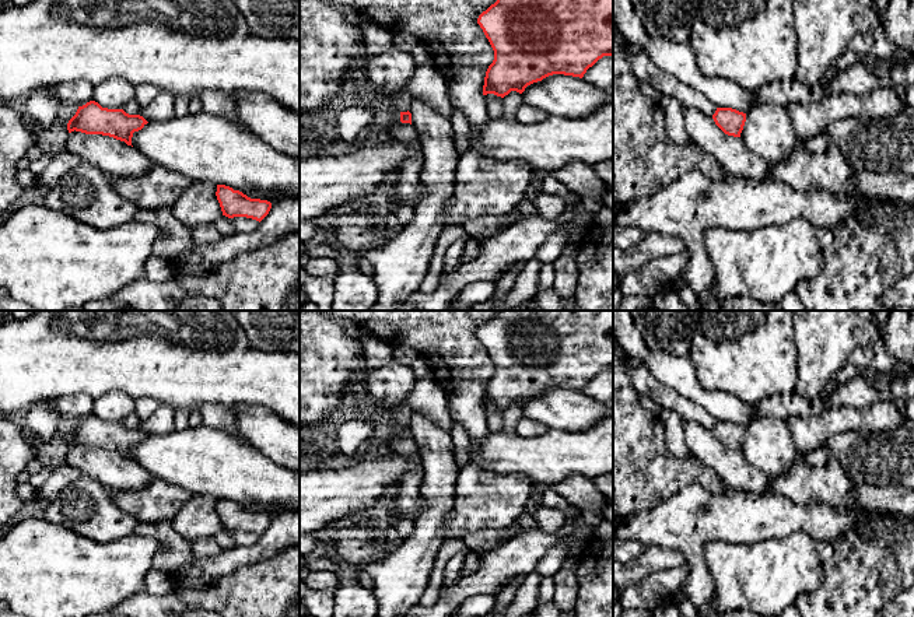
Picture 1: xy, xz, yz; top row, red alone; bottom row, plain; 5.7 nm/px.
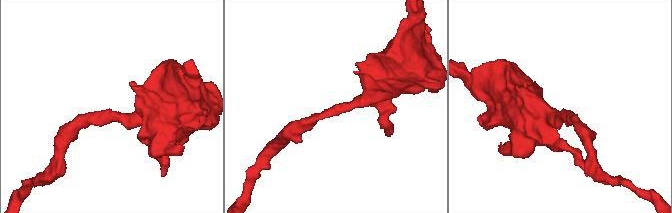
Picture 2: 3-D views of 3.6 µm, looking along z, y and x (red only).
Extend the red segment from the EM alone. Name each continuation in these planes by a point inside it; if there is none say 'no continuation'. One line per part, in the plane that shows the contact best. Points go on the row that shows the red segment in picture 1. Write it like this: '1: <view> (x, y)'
no continuation

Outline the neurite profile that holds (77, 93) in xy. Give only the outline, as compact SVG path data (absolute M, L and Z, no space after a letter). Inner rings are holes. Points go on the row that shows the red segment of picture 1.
M71 81L49 90L63 105L78 108L94 101L94 85L87 81Z

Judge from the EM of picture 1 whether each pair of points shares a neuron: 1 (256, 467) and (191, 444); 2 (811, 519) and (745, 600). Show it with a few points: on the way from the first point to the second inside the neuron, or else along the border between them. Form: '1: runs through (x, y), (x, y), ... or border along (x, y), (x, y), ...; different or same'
1: runs through (240, 467), (221, 466), (207, 461); same
2: border along (801, 529), (769, 539); different

